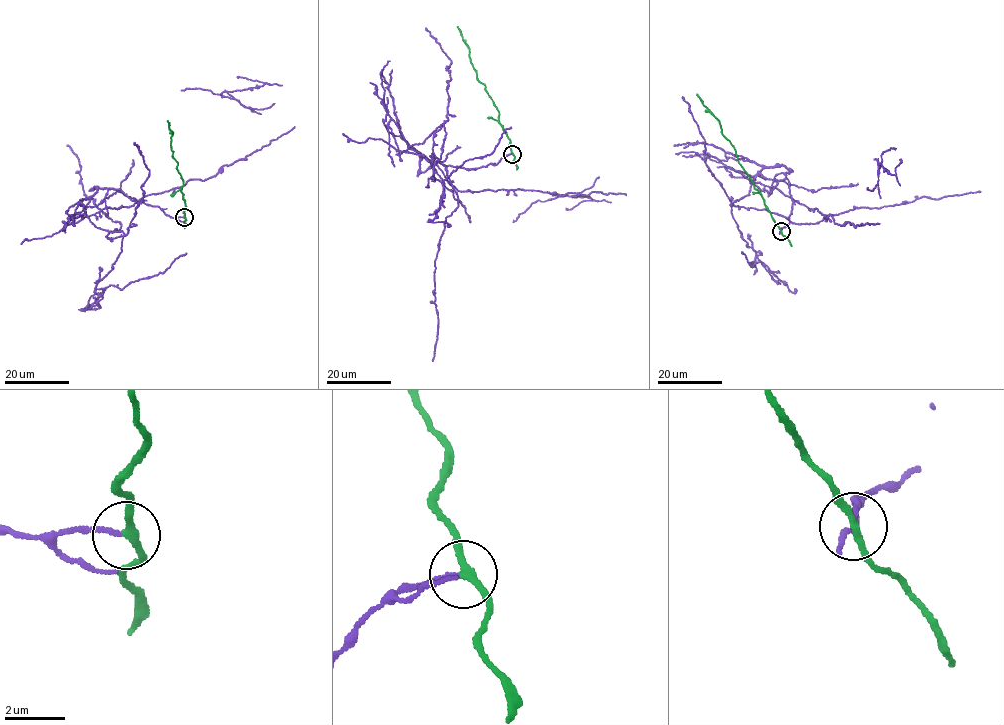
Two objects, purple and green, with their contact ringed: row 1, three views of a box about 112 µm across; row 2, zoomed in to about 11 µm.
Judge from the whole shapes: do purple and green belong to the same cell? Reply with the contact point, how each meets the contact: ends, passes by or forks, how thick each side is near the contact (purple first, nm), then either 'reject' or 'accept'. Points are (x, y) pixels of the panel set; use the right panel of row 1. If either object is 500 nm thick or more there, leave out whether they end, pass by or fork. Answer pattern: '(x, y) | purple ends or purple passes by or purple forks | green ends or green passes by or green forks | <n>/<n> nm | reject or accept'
(781, 231) | purple ends | green passes by | 140/240 nm | reject

